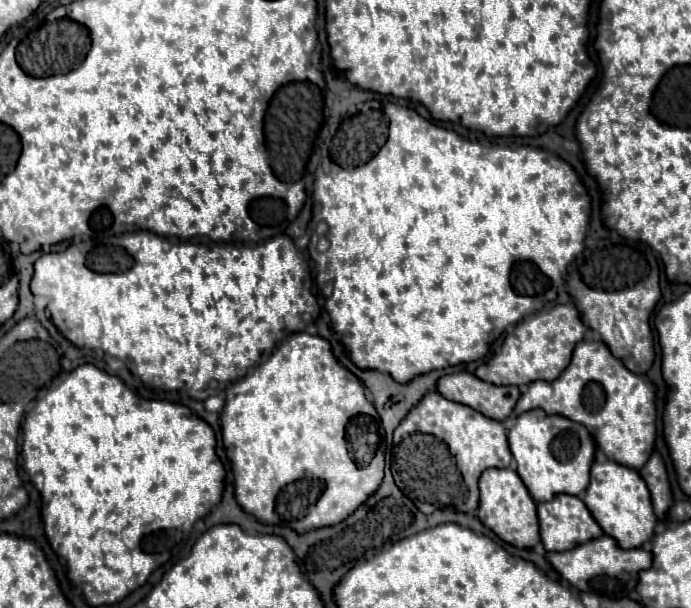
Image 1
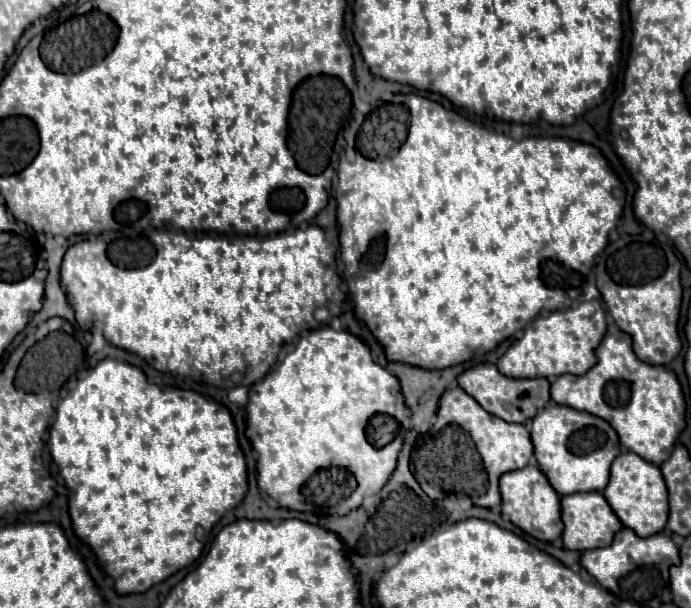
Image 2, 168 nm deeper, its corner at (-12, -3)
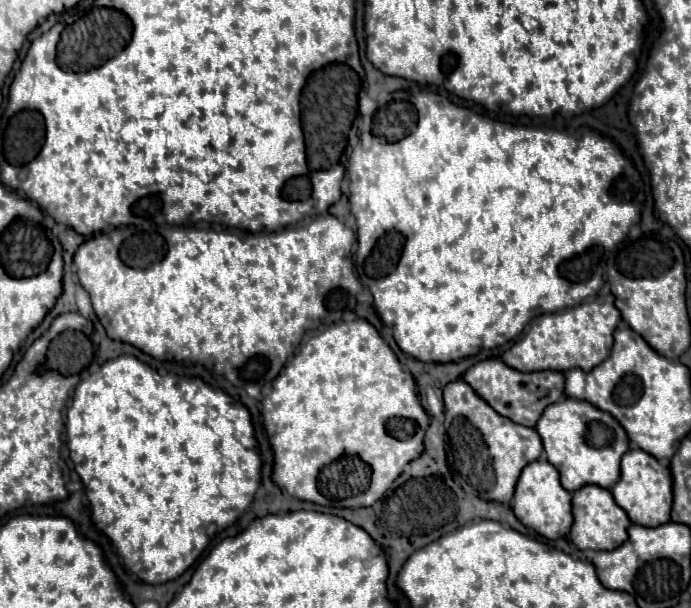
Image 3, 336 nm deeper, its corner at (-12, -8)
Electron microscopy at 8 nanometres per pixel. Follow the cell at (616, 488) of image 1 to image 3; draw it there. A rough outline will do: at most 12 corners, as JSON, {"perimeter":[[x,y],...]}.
{"perimeter":[[642,449],[622,457],[610,489],[642,527],[670,521],[668,465]]}

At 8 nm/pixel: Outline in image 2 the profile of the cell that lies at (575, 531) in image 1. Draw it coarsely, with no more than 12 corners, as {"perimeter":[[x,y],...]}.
{"perimeter":[[602,492],[562,496],[568,550],[612,544],[622,528]]}

